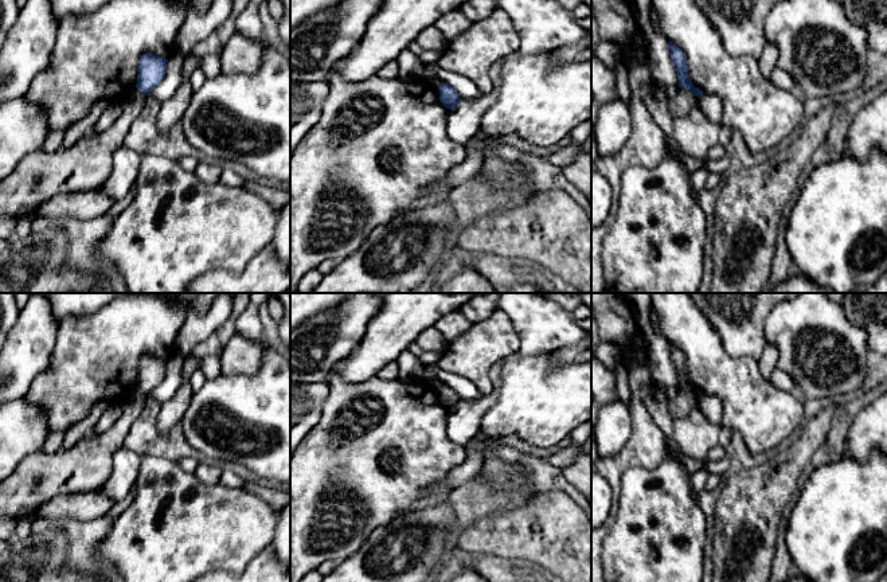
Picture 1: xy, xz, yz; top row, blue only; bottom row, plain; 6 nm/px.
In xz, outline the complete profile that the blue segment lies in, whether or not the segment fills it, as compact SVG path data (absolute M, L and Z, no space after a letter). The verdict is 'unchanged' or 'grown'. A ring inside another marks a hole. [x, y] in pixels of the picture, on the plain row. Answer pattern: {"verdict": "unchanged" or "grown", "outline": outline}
{"verdict": "unchanged", "outline": "M442 383L438 394L439 402L446 410L453 410L461 402L457 391L446 383Z"}

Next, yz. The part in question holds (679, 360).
{"verdict": "unchanged", "outline": "M669 341L669 351L671 351L672 363L677 372L679 388L691 391L696 398L702 398L704 394L700 390L695 388L689 380L687 359L683 351L675 347L671 341Z"}

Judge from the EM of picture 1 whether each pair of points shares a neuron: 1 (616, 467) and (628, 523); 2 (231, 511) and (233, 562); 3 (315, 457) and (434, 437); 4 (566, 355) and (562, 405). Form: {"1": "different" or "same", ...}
{"1": "different", "2": "same", "3": "same", "4": "different"}

